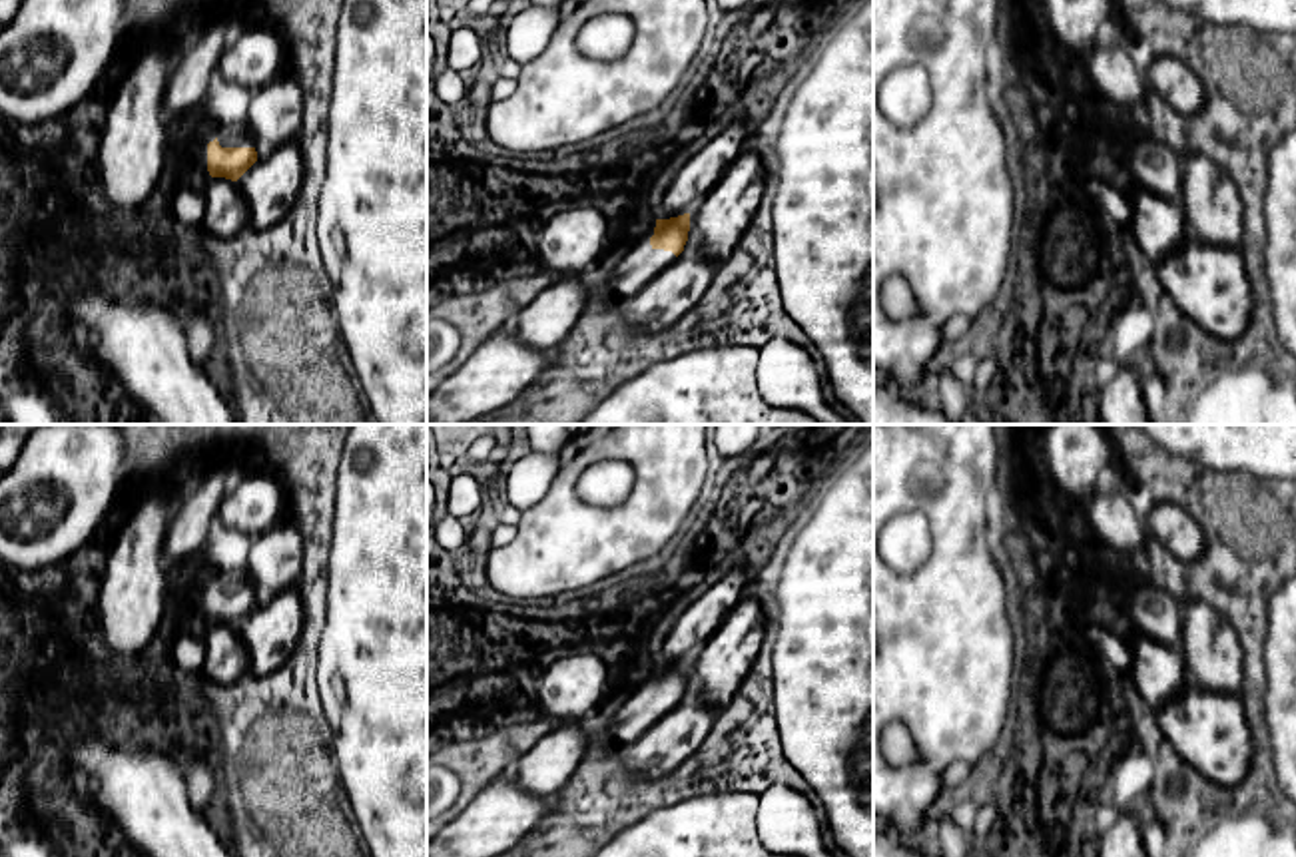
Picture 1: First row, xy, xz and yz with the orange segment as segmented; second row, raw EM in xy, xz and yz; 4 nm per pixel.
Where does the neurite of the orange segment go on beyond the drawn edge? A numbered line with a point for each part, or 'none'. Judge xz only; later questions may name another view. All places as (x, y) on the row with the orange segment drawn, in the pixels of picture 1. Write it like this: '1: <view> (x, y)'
1: xz (641, 264)

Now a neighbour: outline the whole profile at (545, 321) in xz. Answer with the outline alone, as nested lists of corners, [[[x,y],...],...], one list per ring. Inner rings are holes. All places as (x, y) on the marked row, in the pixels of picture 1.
[[[578,273],[560,279],[532,299],[510,323],[516,339],[530,349],[552,349],[570,333],[592,299]]]

